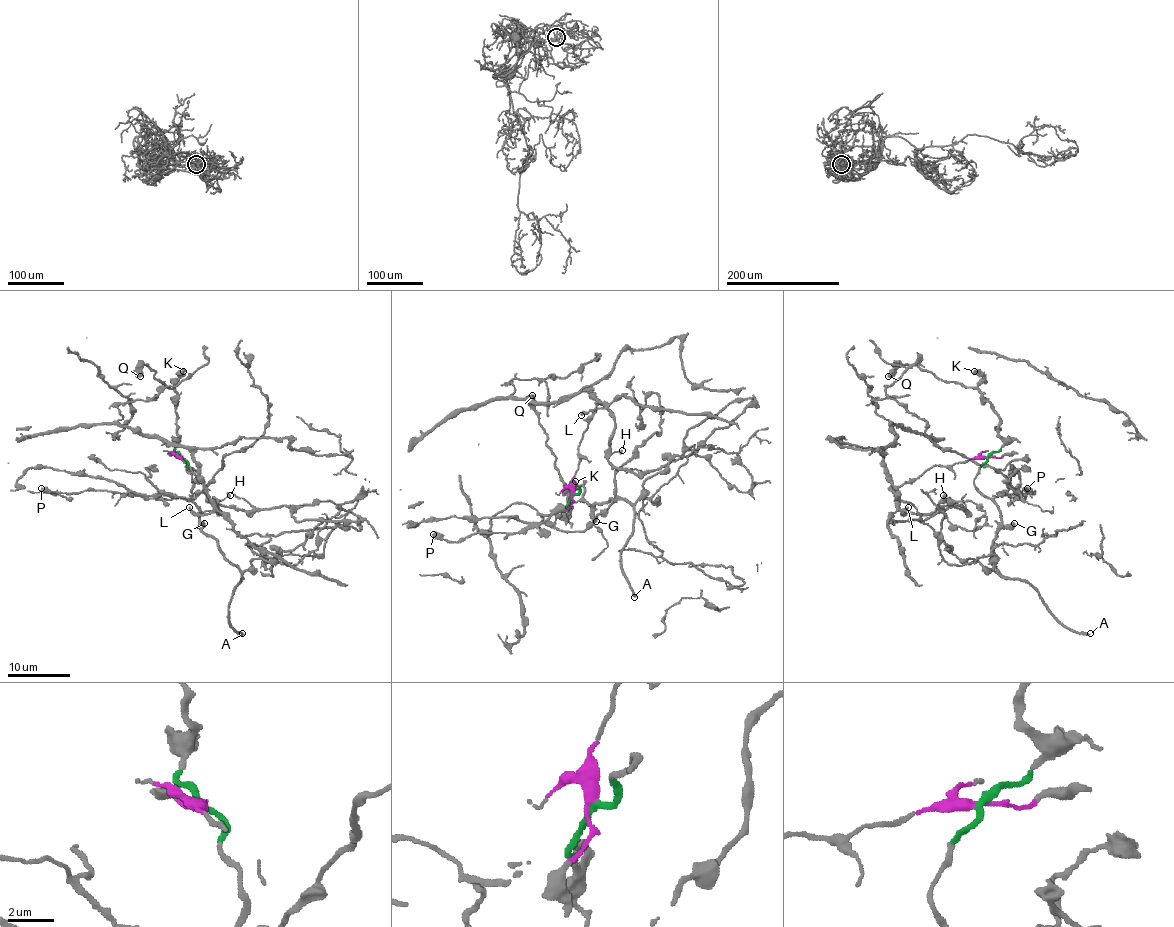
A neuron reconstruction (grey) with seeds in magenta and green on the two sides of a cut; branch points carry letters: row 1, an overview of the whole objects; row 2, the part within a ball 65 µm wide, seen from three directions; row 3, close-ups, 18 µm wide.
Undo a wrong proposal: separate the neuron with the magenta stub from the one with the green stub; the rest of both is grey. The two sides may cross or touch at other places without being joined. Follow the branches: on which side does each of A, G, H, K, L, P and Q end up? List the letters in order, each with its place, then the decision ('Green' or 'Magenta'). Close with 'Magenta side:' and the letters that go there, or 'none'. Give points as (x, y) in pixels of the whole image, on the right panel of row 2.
A: Place: (1090, 633). Green
G: Place: (1014, 523). Green
H: Place: (943, 495). Magenta
K: Place: (974, 371). Green
L: Place: (908, 507). Magenta
P: Place: (1027, 488). Green
Q: Place: (888, 376). Green
Magenta side: H, L

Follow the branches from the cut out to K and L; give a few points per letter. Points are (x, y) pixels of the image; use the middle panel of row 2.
K: (571, 494), (566, 505), (569, 510), (566, 485), (569, 490), (576, 480)
L: (571, 494), (579, 442), (599, 403), (602, 403), (604, 407), (580, 415)

